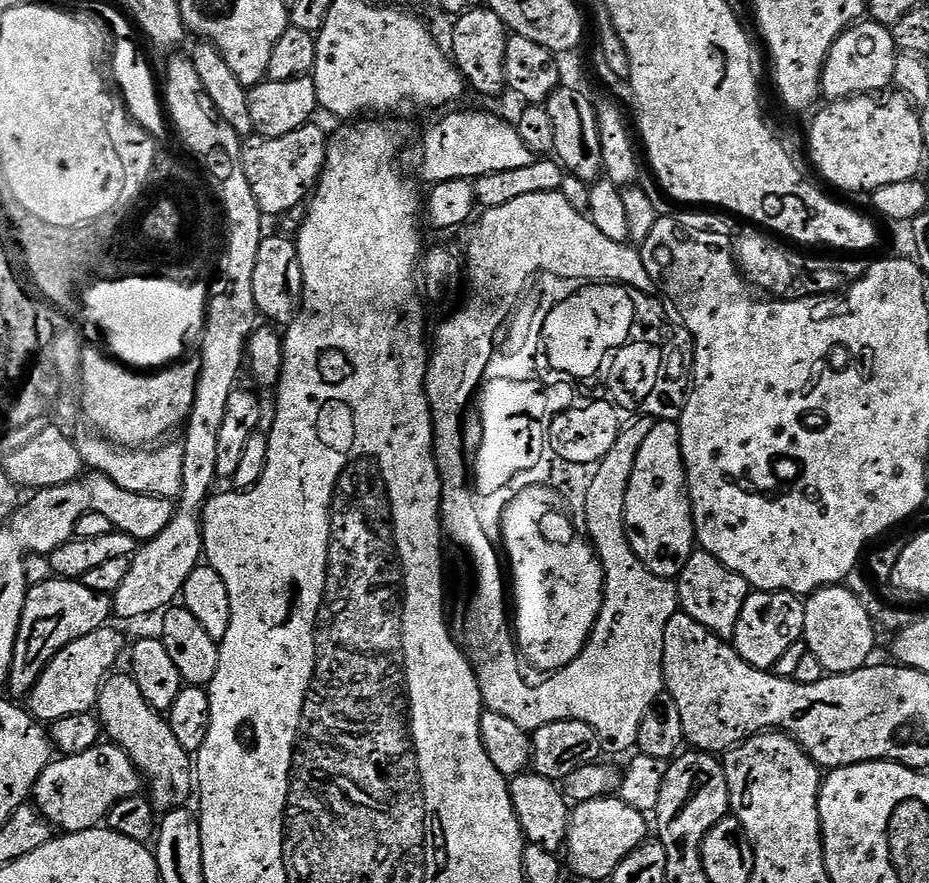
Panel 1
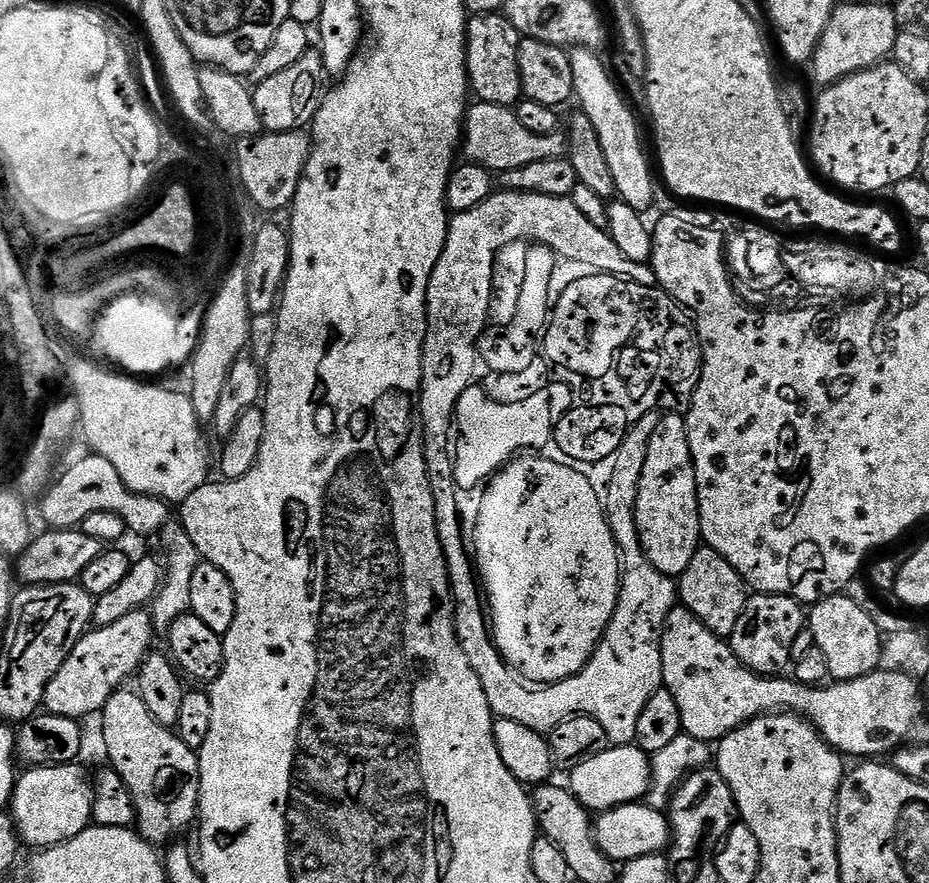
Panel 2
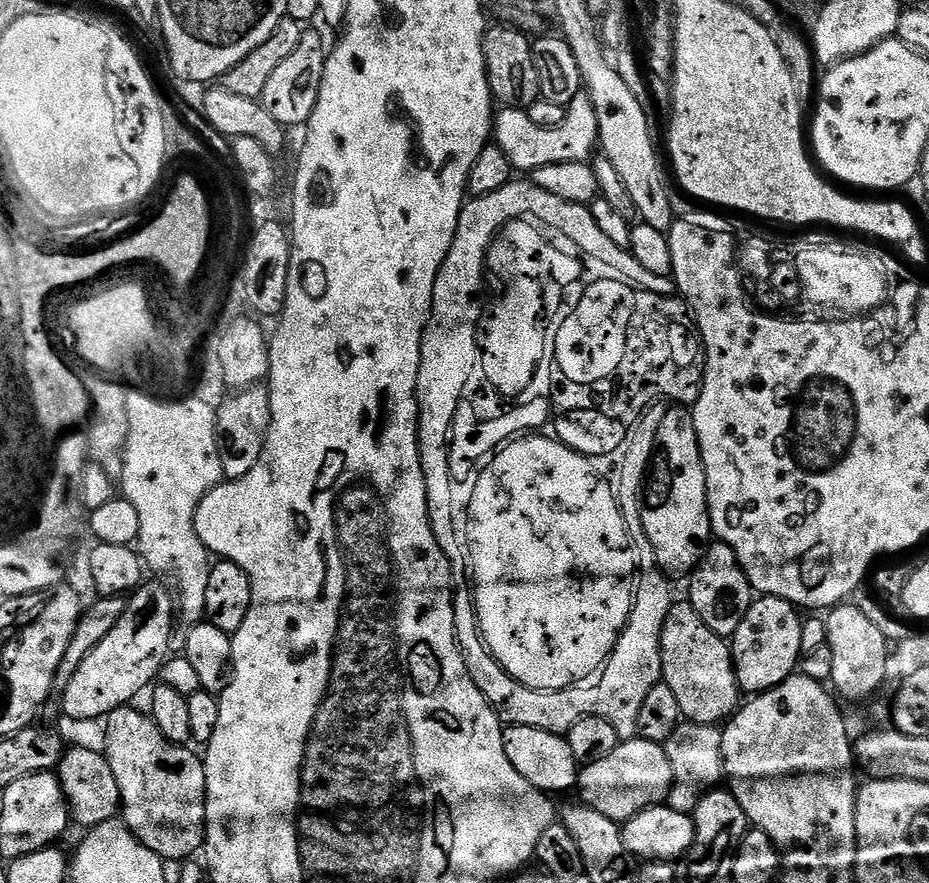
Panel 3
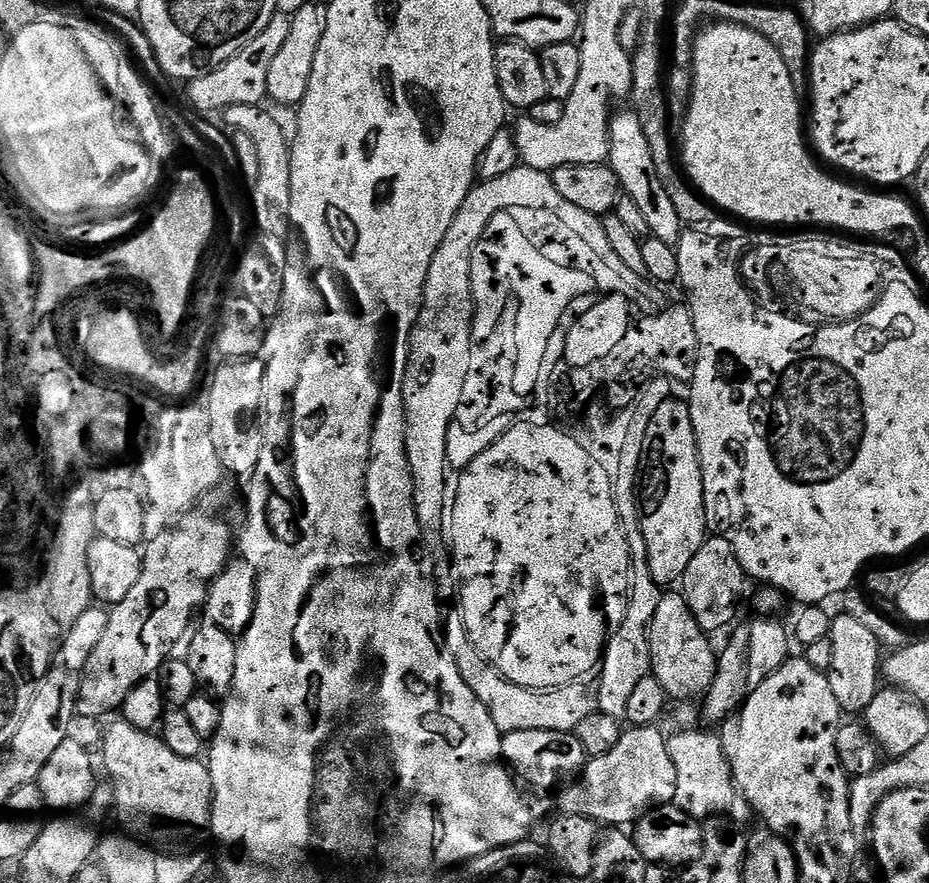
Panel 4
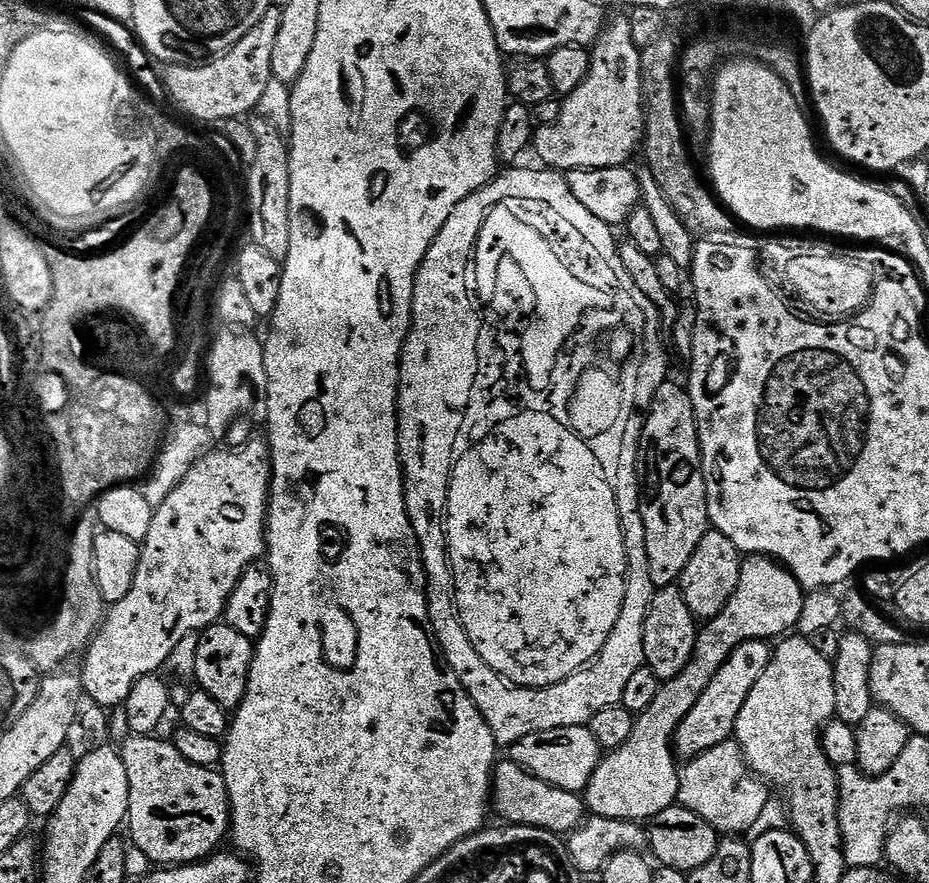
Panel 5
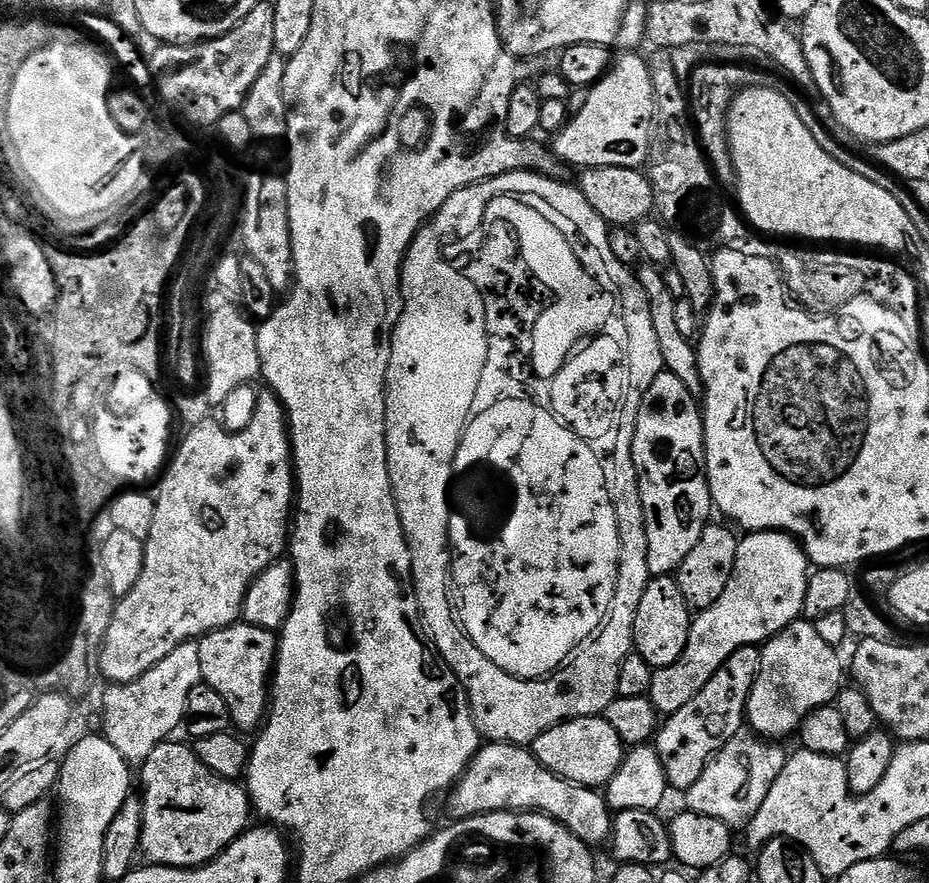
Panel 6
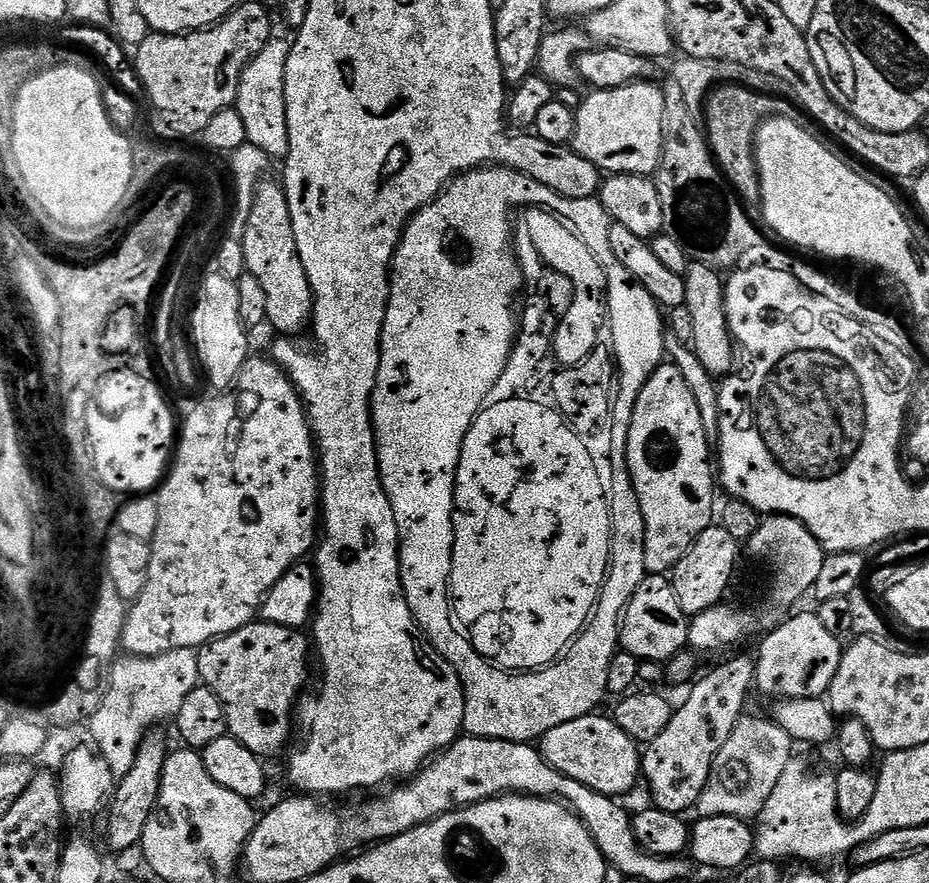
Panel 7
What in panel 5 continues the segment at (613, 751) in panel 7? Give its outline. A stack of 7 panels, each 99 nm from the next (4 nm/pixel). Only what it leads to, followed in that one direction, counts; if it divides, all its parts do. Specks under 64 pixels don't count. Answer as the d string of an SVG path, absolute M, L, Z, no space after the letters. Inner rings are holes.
M566 726L554 730L538 730L538 734L526 734L526 738L511 745L510 759L530 774L542 778L542 782L550 782L550 786L580 794L588 787L594 770L600 764L602 749L591 727Z

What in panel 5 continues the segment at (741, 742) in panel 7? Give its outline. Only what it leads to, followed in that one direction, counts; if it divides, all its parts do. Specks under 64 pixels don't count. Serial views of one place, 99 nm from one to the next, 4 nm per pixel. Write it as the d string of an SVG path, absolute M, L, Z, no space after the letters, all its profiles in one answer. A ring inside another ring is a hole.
M735 739L722 742L722 746L714 746L714 750L706 750L706 754L694 757L680 768L679 807L710 822L717 833L751 833L755 820L762 814L769 798L769 785L757 778L748 767L744 750Z

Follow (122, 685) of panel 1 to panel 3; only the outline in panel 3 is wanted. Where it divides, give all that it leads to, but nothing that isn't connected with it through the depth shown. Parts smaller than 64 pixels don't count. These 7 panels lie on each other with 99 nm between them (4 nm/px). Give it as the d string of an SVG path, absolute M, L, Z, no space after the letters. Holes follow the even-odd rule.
M136 706L116 708L106 717L106 724L108 733L102 748L118 782L123 823L165 862L184 862L195 857L192 855L204 846L206 822L203 759L195 756L191 747L167 740L151 715L143 716Z

